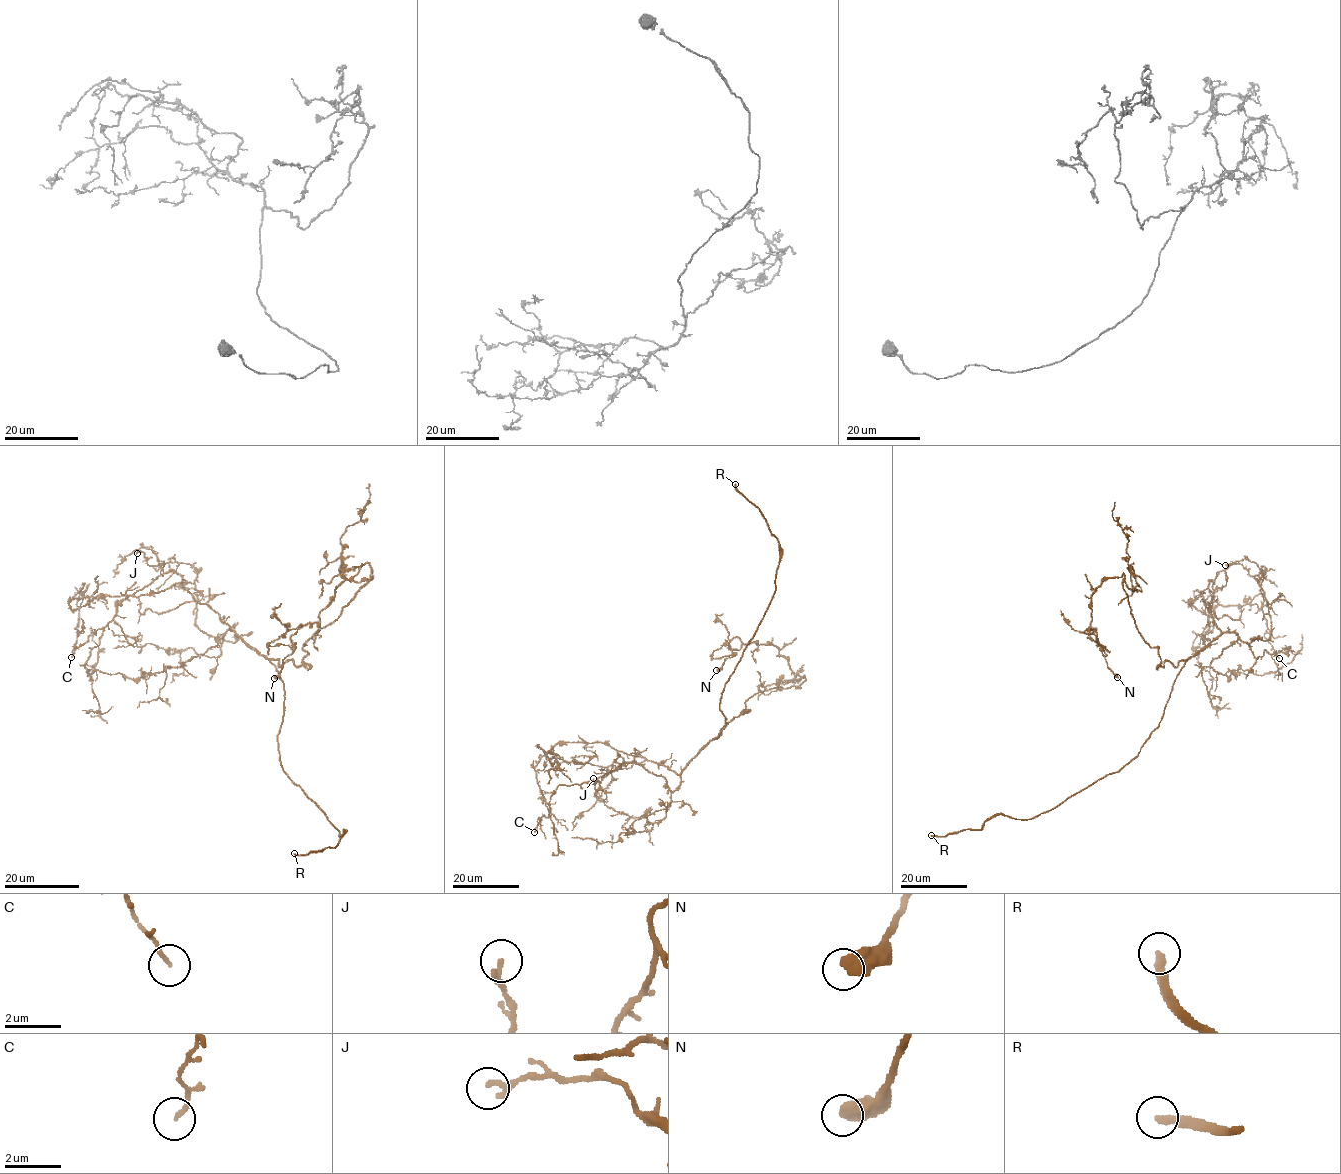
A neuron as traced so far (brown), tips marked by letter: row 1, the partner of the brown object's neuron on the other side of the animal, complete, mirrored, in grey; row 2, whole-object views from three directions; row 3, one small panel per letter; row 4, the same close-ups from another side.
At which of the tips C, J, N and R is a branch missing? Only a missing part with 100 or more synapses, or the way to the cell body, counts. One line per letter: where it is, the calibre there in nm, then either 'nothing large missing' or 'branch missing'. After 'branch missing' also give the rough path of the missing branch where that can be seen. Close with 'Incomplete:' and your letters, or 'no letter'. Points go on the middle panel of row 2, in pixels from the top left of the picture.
C: at (534, 832); 130 nm thick; nothing large missing
J: at (593, 778); 180 nm thick; nothing large missing
N: at (716, 670); 550 nm thick; nothing large missing
R: at (735, 484); 260 nm thick; branch missing
Incomplete: R

